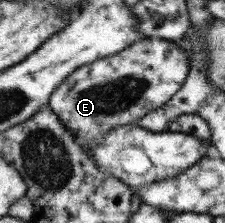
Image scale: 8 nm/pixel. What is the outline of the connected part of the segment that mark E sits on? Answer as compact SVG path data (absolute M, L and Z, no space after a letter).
M144 37L124 47L119 53L94 59L94 62L72 71L53 90L46 106L57 114L70 134L78 135L88 145L94 145L94 141L104 137L114 126L135 123L150 111L161 108L182 87L188 71L188 55L176 45L176 42Z

